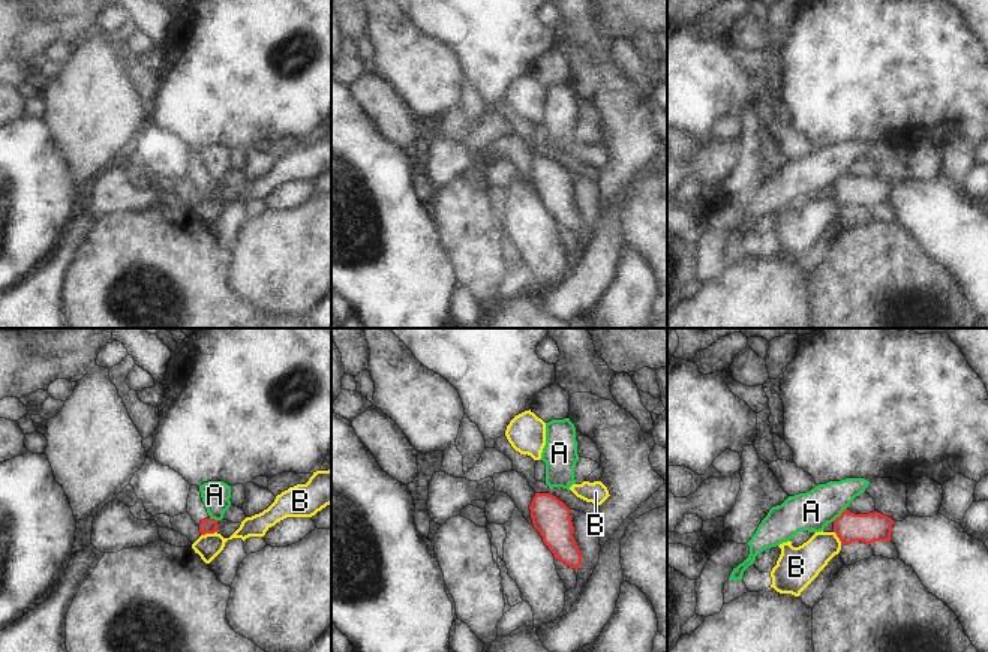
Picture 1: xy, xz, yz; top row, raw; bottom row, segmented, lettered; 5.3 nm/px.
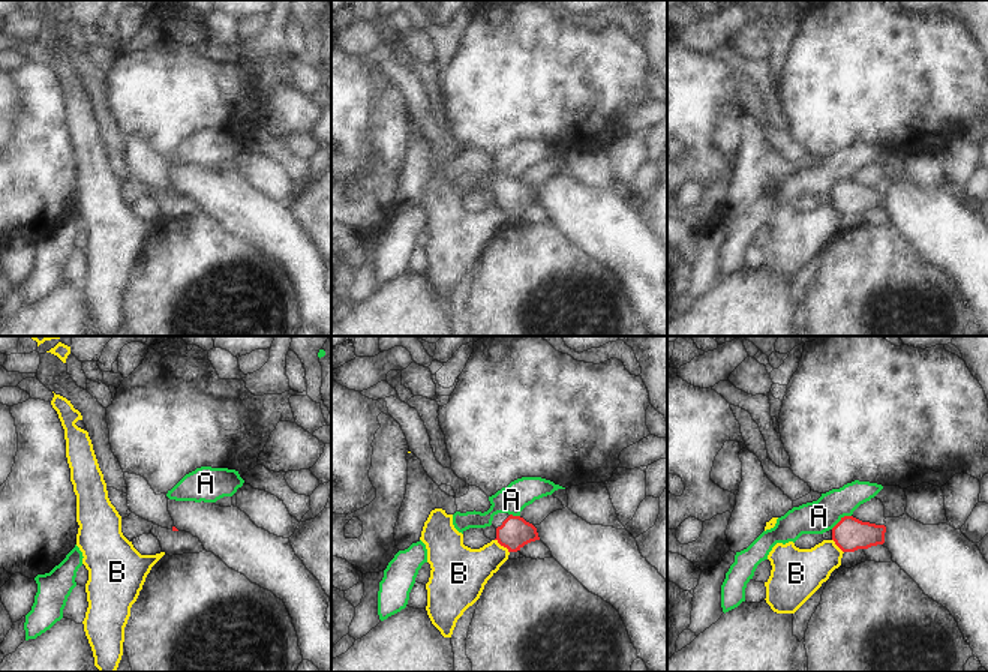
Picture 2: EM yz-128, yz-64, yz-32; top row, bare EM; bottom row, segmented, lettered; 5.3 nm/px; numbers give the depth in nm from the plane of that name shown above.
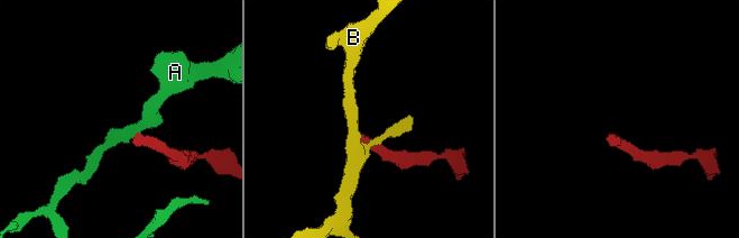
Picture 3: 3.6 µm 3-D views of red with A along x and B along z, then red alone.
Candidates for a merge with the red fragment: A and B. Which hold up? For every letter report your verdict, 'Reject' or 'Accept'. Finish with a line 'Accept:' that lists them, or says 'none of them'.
A: Reject
B: Reject
Accept: none of them.

